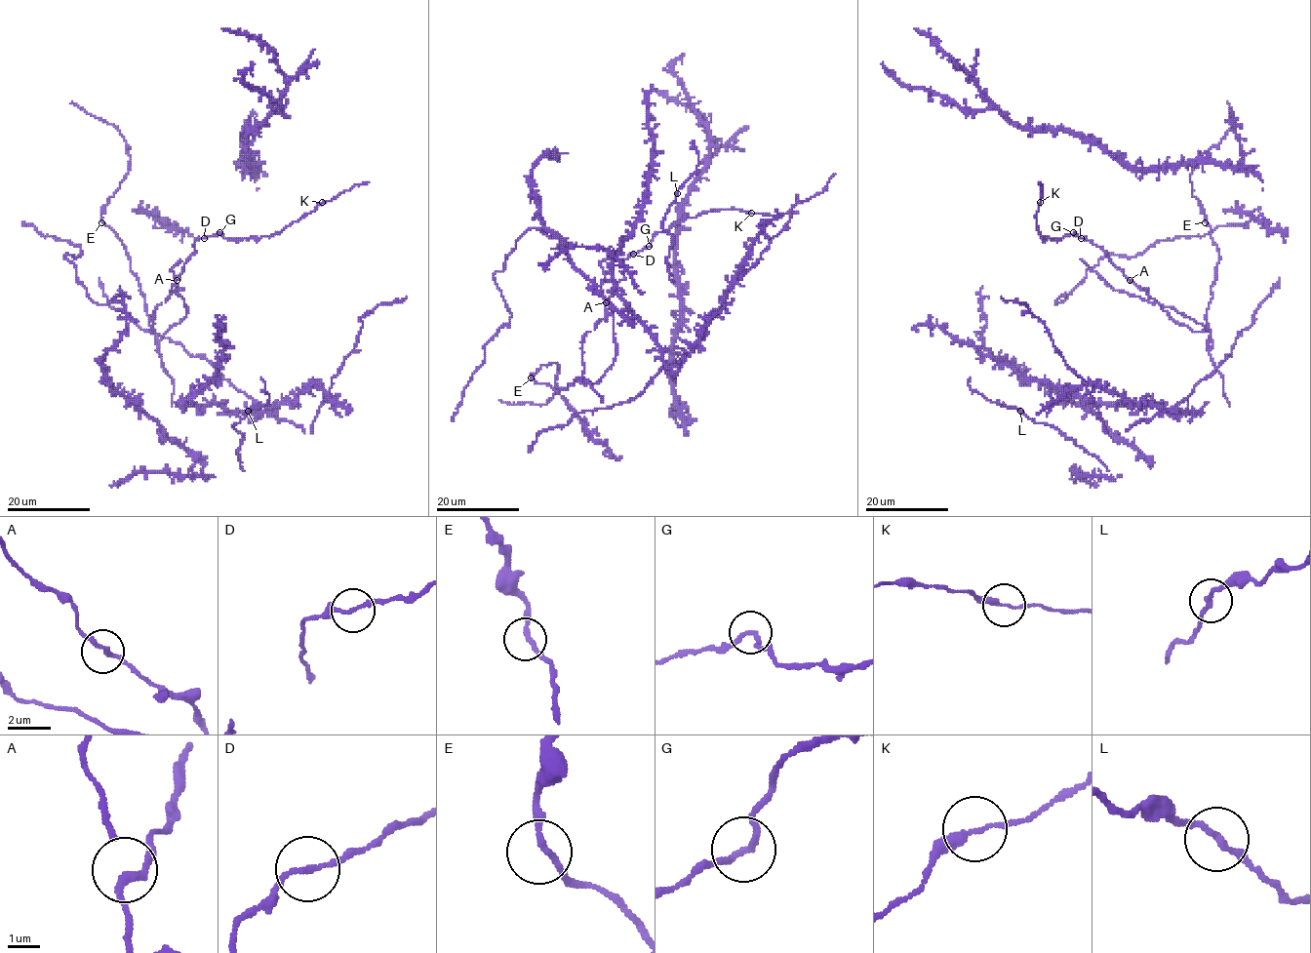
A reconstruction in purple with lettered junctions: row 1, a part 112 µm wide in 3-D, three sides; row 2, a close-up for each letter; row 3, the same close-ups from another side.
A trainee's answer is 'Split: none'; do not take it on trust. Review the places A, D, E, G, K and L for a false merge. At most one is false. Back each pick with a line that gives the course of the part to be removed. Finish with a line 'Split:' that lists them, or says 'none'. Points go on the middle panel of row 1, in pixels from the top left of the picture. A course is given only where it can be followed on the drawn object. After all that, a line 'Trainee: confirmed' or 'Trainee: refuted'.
Split: none
Trainee: confirmed

